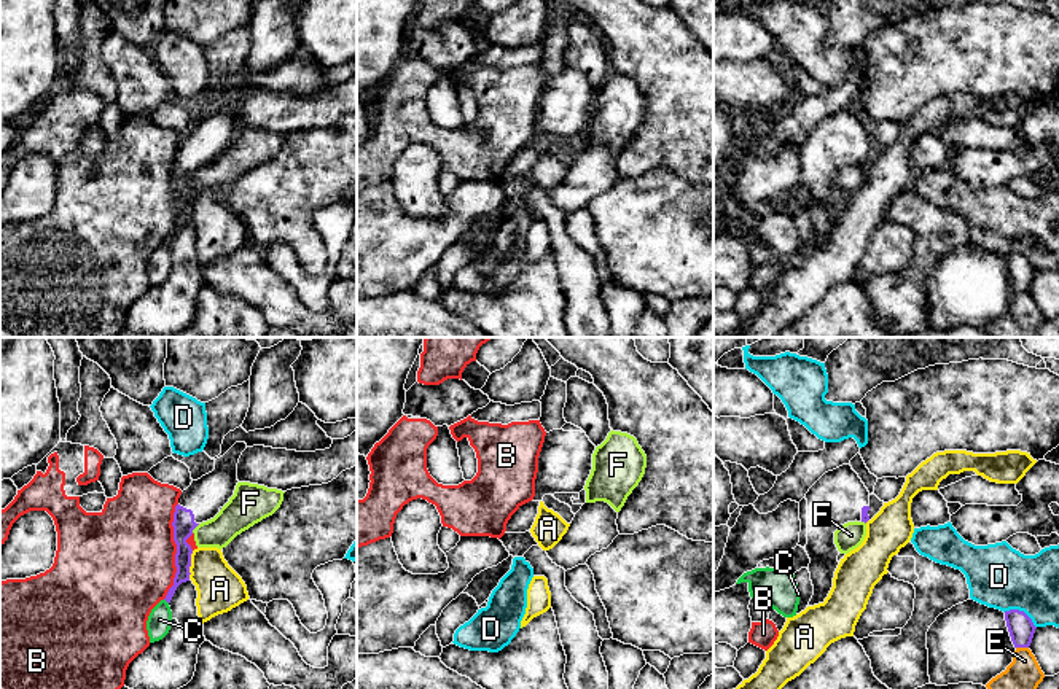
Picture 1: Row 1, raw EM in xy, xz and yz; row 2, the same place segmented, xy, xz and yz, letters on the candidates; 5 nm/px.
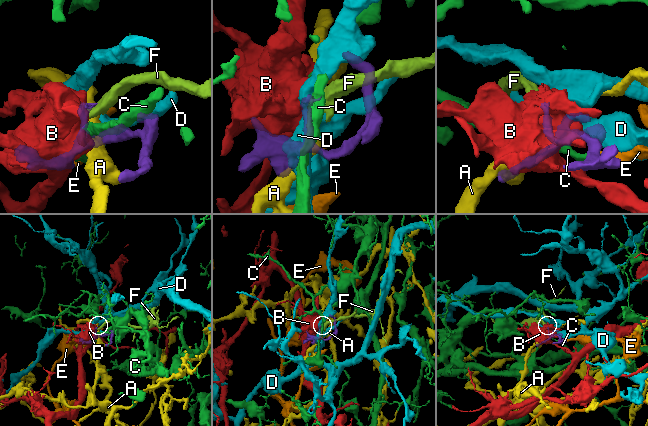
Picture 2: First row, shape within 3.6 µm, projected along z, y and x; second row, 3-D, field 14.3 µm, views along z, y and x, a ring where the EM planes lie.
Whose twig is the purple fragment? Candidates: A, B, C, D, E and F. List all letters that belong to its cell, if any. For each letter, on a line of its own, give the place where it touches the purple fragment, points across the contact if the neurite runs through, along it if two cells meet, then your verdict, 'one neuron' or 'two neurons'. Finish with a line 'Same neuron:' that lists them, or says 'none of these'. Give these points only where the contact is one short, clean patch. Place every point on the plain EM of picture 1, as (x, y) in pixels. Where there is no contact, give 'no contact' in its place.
A: contact xy (190, 209); two neurons
B: contact xy (177, 194); two neurons
C: contact xy (166, 244); two neurons
D: contact yz (1021, 255); two neurons
E: contact yz (1023, 290); two neurons
F: contact xy (195, 171); border xy (199, 167), (191, 175); two neurons
Same neuron: none of these

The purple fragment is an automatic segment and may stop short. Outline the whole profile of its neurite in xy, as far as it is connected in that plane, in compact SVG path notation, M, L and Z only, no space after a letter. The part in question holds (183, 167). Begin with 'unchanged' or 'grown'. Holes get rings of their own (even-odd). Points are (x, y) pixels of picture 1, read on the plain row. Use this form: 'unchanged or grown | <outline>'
grown | M236 86L223 100L215 103L215 113L212 116L193 124L191 129L182 135L172 165L174 185L177 188L177 216L174 229L164 242L167 247L170 247L177 231L190 224L193 193L186 183L199 167L213 162L234 138L239 126L237 107L245 92L245 86Z

